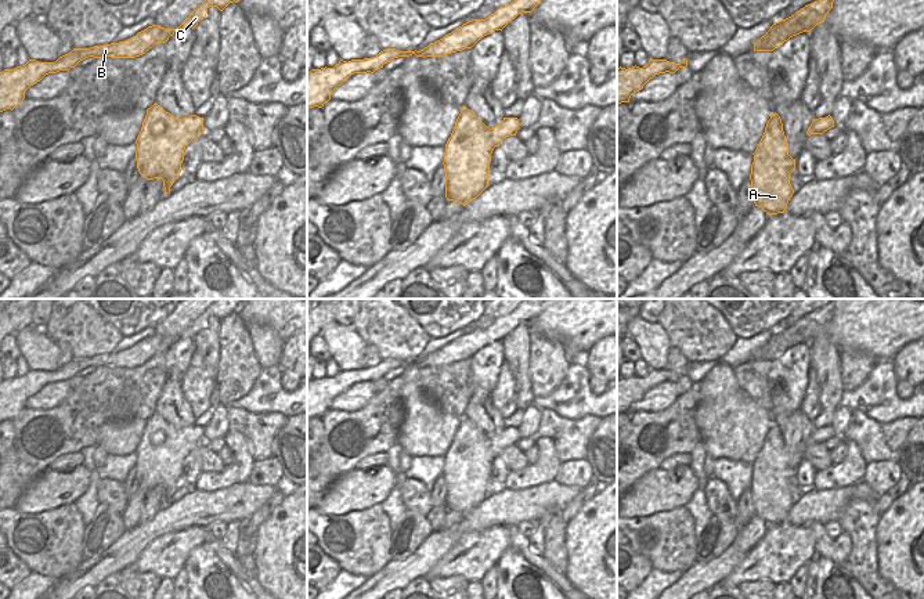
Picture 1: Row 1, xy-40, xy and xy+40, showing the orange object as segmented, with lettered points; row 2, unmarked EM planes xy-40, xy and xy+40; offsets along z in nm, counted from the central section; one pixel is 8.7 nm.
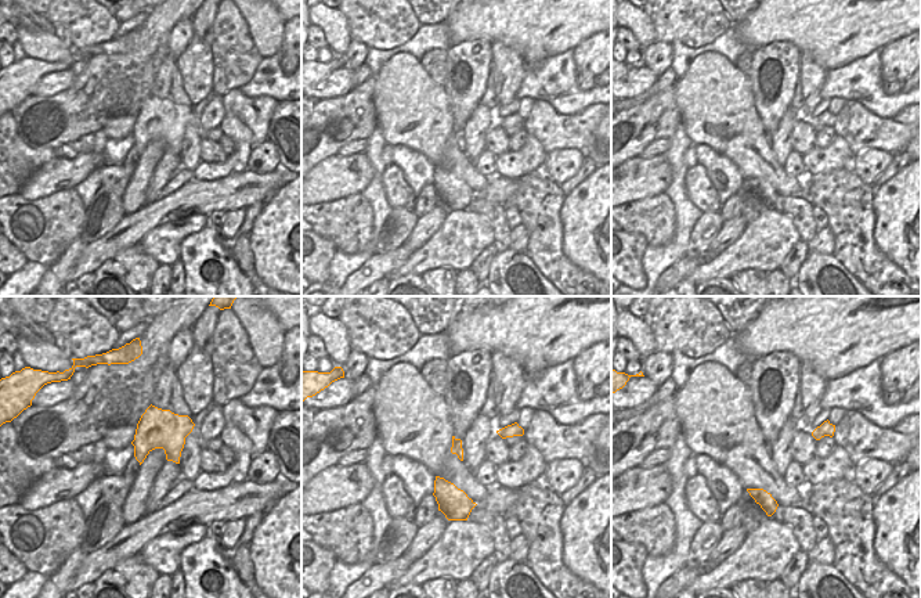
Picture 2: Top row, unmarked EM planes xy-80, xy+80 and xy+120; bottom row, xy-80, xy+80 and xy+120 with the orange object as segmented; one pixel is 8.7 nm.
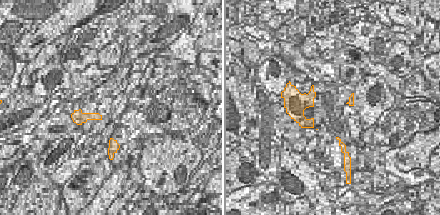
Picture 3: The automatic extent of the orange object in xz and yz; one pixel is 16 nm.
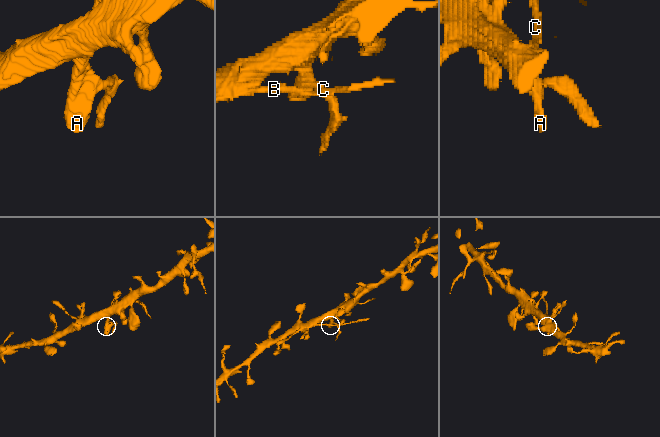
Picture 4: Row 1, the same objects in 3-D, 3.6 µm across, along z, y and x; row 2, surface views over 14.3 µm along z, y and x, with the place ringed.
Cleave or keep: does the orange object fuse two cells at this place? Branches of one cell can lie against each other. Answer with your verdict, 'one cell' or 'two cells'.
one cell

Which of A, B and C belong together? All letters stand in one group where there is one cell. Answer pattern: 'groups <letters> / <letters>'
groups A B C

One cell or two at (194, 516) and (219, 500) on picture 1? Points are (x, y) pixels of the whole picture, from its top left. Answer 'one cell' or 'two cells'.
one cell

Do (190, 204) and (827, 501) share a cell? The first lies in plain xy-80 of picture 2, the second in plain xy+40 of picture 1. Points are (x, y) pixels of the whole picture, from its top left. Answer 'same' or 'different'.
same

